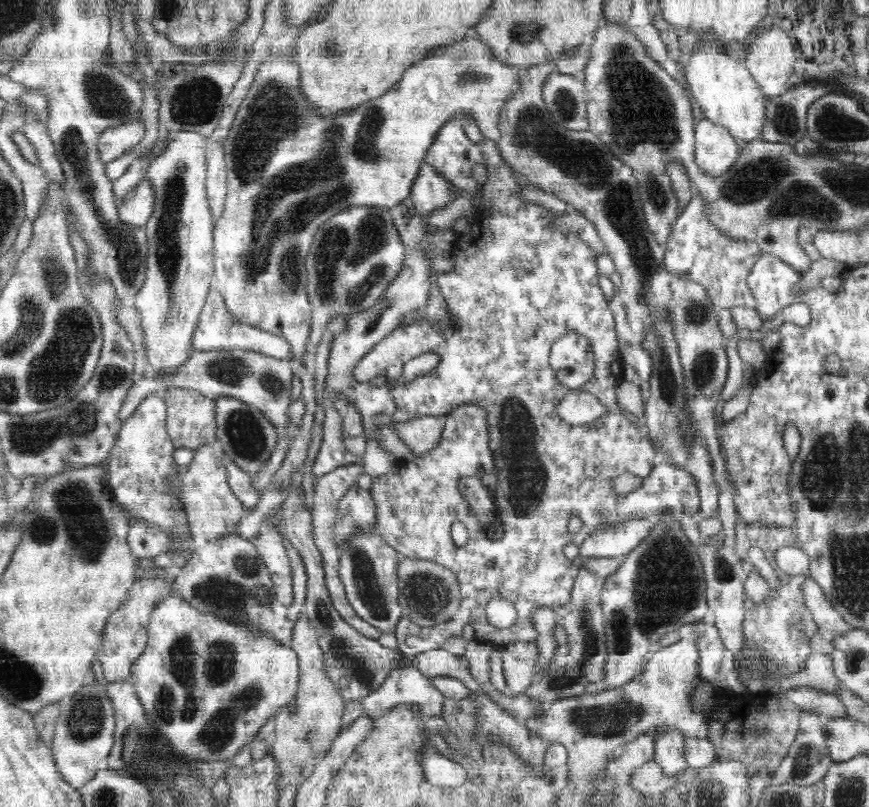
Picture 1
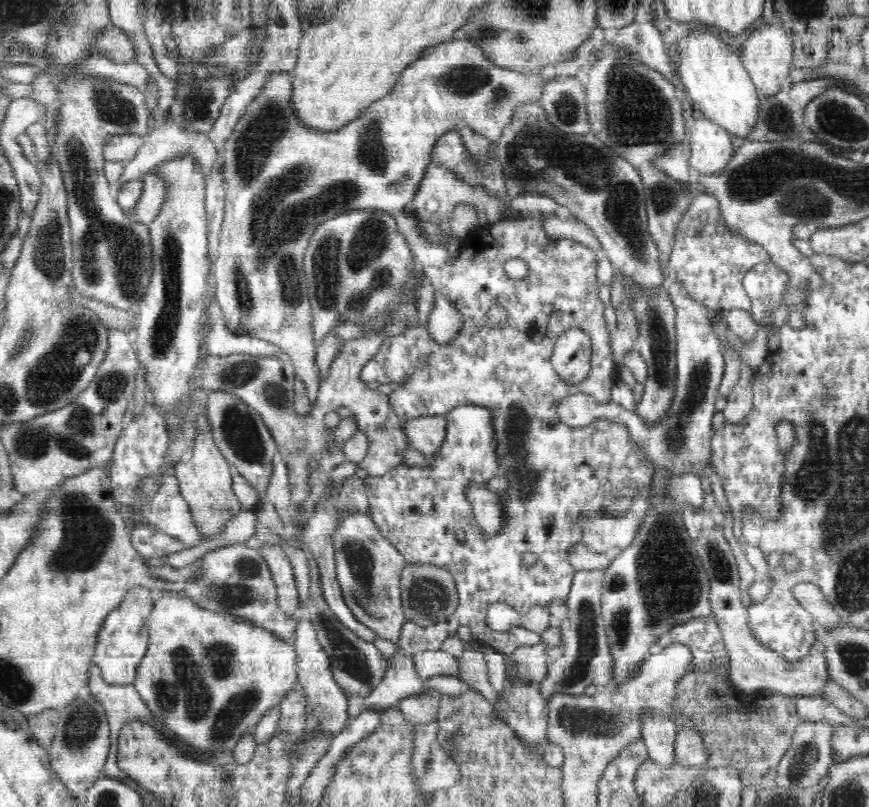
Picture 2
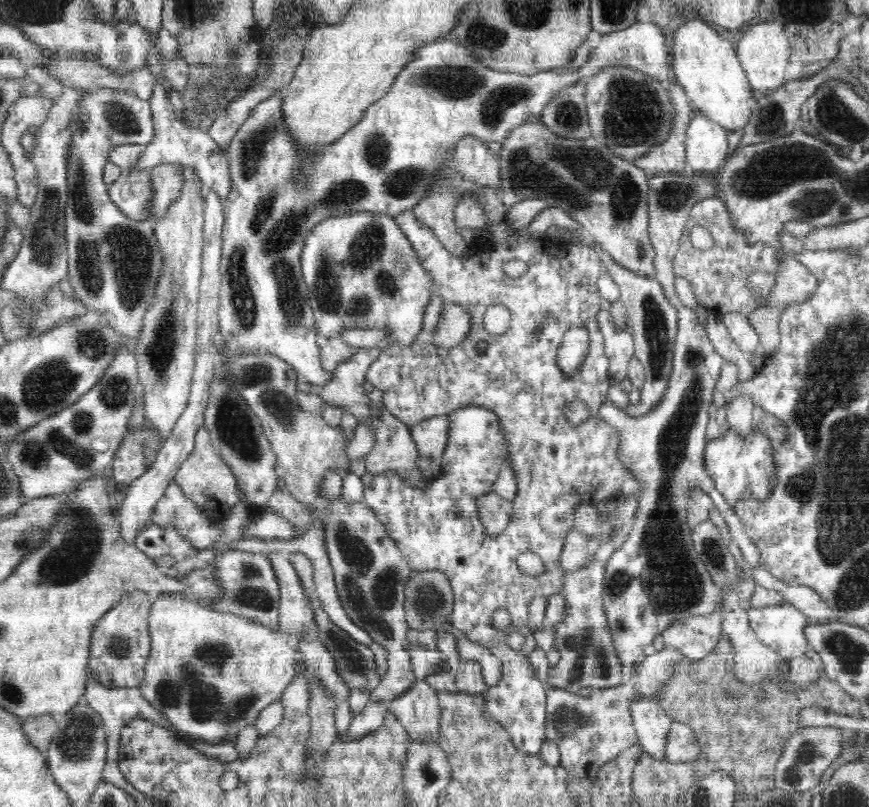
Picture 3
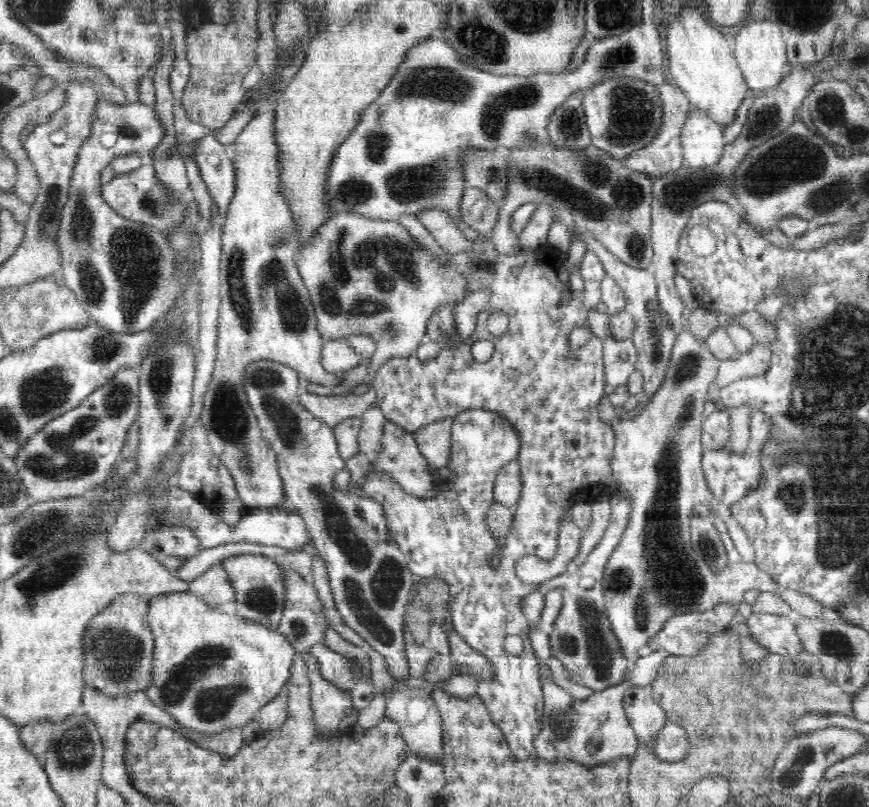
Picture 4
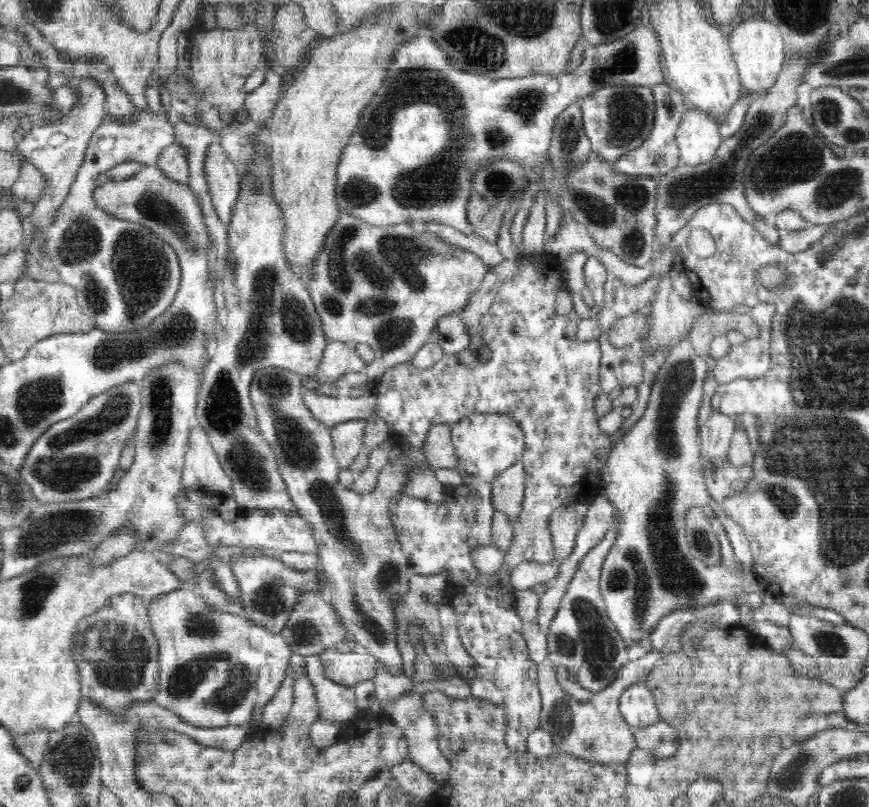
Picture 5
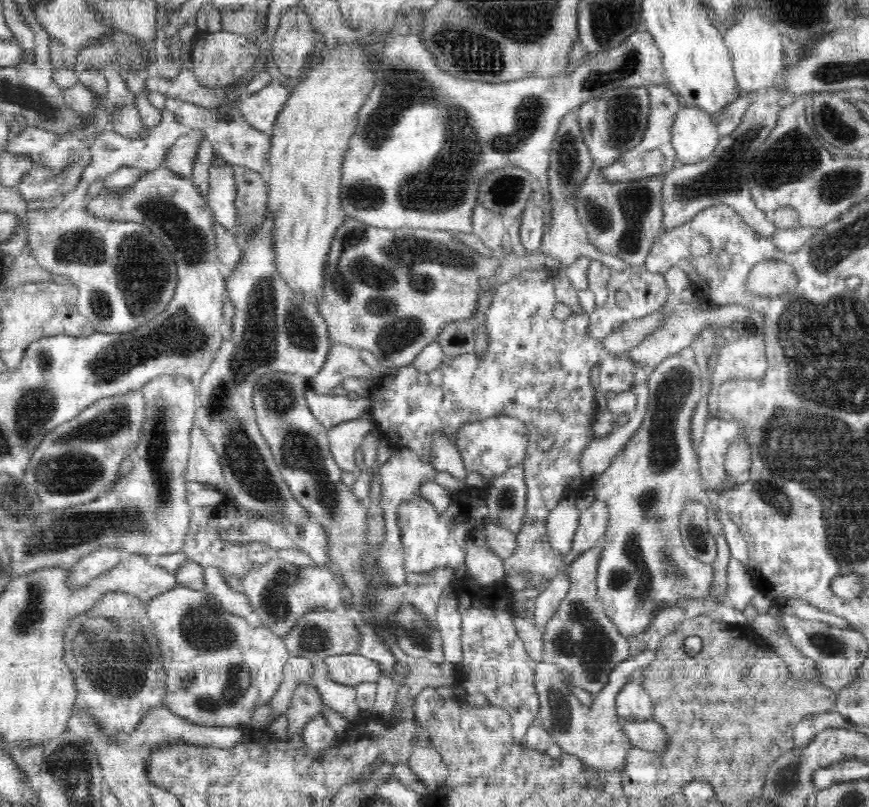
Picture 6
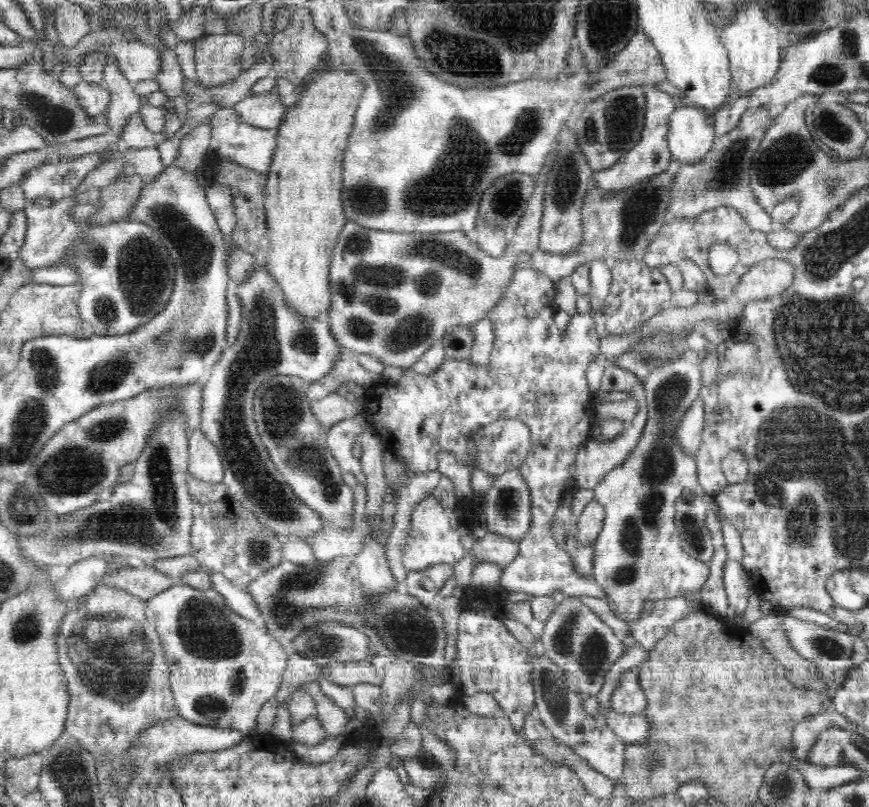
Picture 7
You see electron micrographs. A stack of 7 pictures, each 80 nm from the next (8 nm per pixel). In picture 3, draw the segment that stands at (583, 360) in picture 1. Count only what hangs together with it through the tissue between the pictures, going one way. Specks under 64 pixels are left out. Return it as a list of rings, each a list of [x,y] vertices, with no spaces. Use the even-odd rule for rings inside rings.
[[[572,327],[562,336],[556,364],[564,375],[575,375],[582,366],[588,347],[589,333],[582,327]]]

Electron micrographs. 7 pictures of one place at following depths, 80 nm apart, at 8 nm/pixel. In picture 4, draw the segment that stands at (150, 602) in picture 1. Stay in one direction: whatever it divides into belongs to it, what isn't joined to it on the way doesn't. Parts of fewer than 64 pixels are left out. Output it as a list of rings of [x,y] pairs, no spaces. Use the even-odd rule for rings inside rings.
[[[124,593],[89,620],[83,636],[85,684],[116,698],[132,692],[146,692],[152,682],[154,634],[149,627],[149,600],[138,593]]]

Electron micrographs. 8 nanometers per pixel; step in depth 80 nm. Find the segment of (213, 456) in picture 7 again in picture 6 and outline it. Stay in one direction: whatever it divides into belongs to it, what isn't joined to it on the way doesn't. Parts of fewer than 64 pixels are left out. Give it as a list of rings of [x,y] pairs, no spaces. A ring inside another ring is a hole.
[[[194,424],[189,439],[191,450],[185,480],[200,482],[225,492],[228,487],[226,487],[219,456],[197,424]]]

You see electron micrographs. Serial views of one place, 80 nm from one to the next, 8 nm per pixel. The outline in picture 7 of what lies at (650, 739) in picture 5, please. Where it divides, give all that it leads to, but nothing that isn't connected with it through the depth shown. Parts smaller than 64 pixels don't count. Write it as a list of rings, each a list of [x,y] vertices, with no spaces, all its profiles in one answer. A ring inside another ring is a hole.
[[[612,708],[605,714],[605,721],[608,729],[612,729],[614,735],[627,745],[647,741],[652,732],[652,726],[642,713],[625,715]]]

